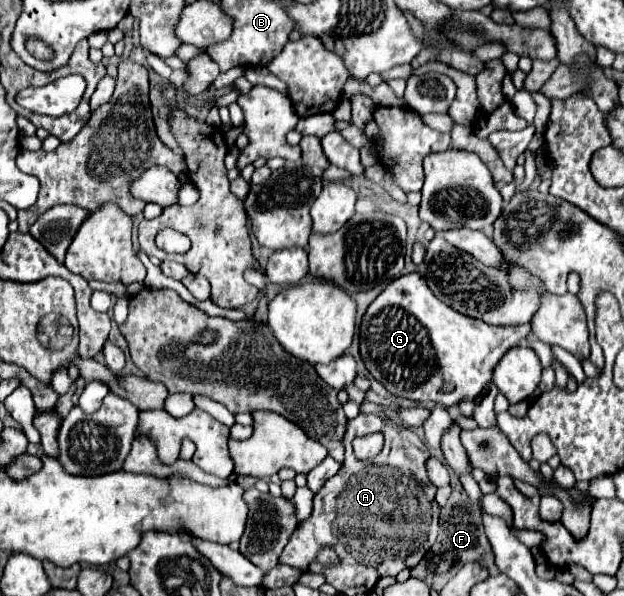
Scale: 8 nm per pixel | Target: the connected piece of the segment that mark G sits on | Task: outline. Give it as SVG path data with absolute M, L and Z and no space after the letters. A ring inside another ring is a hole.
M407 273L395 281L391 281L385 291L369 305L369 311L363 315L361 323L361 357L369 373L393 395L405 397L411 401L433 401L443 407L459 405L463 399L475 401L485 387L491 383L493 369L501 361L501 357L521 339L531 333L531 323L509 325L509 327L493 327L481 319L473 319L453 311L449 305L441 303L433 291L427 287L425 277L419 273ZM445 381L455 383L453 393L441 393L441 385Z

